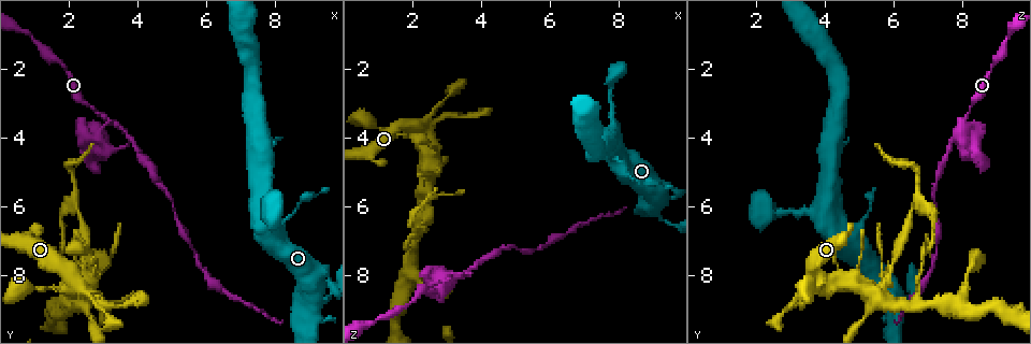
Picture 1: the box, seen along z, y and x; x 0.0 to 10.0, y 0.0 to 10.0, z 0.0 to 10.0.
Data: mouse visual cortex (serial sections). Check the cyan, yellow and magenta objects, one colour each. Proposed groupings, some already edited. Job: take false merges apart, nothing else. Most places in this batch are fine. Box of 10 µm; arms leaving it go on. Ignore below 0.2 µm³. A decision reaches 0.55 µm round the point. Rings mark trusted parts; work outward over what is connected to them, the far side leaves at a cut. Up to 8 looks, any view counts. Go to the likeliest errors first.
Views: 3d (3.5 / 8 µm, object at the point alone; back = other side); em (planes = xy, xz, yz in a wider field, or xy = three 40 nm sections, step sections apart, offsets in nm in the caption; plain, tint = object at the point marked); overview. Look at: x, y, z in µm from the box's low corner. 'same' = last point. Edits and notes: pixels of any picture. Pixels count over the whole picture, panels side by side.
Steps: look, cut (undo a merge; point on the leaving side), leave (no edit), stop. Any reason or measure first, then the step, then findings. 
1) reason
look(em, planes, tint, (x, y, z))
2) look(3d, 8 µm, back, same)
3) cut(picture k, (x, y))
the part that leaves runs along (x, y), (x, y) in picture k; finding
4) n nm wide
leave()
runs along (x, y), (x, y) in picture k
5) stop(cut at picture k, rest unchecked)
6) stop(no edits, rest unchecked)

three arms meet
look(3d, 3.5 µm, (9.10, 8.70, 6.20))

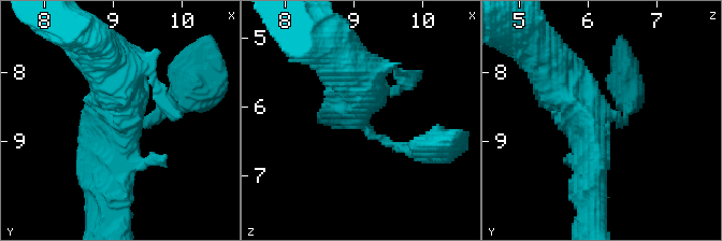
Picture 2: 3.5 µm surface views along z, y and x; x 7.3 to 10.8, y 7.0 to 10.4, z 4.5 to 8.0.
look(em, xy, step 2, tint, (9.05, 8.70, 6.15))

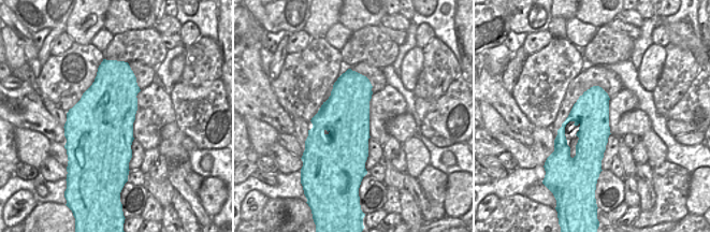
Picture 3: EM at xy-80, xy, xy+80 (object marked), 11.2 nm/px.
another direction
look(em, xy, step 5, tint, same)

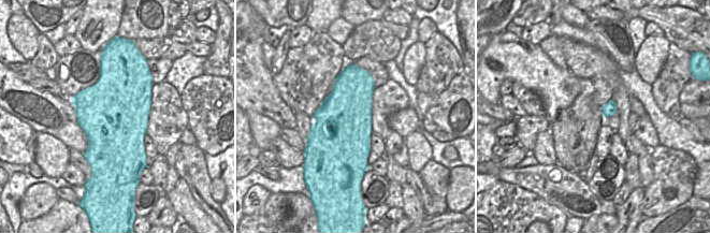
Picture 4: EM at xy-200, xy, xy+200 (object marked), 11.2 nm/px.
leave()
runs along (553, 65), (597, 117), (589, 190) in picture 2; continuous, no second cell

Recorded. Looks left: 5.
abrupt turn
look(3d, 3.5 µm, (2.85, 3.25, 8.25))

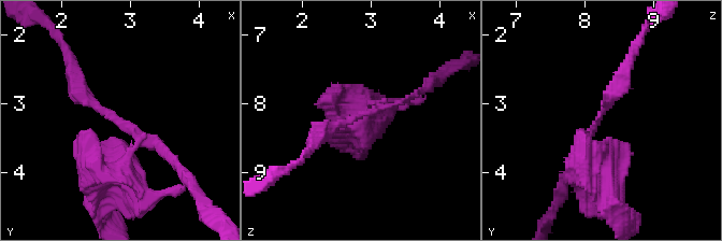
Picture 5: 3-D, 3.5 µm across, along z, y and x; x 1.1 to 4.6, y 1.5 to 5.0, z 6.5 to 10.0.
shape alone is not enough
look(em, xy, step 2, tint, (2.95, 3.25, 8.20))

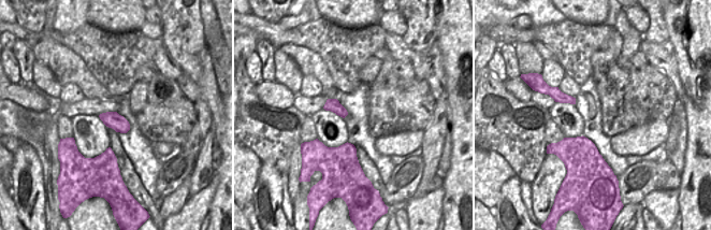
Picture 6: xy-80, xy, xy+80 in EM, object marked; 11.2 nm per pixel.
cut(picture 5, (99, 145))
the part that leaves runs along (133, 145), (100, 206), (107, 225) in picture 5; a second cell is stuck on

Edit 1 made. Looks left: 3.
calibre changes
look(3d, 3.5 µm, (2.15, 8.20, 3.90))

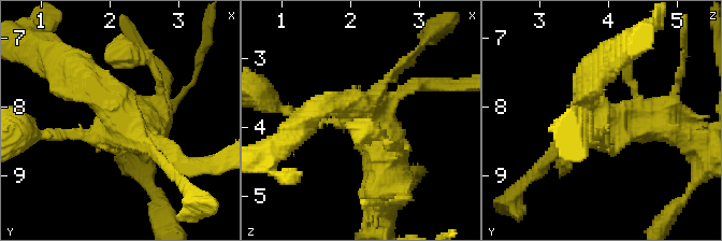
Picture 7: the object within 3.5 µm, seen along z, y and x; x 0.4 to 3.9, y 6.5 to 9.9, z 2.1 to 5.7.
shape alone is not enough
look(em, xy, step 1, tint, (2.15, 8.25, 3.85))

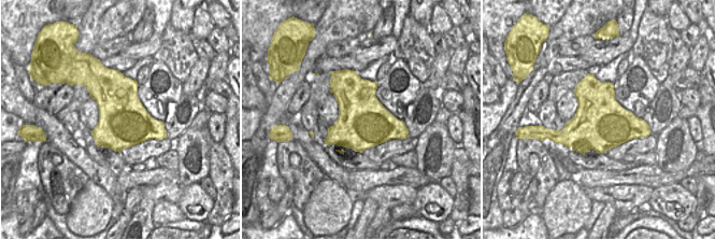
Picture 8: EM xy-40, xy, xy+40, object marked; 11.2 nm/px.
leave()
runs along (317, 107), (360, 109), (389, 178) in picture 7; one cell here

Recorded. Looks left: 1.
stop(cut at picture 5, rest unchecked)

